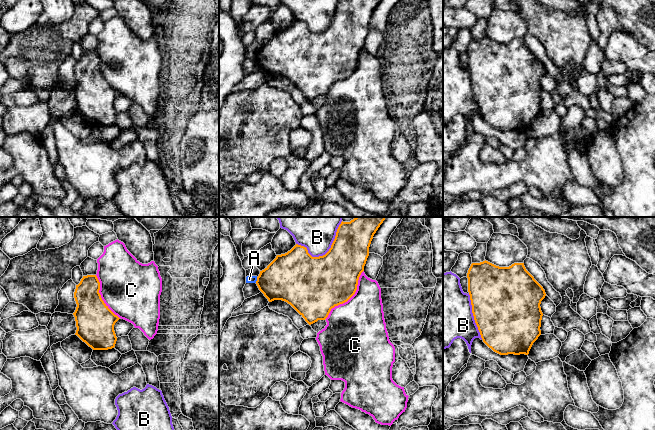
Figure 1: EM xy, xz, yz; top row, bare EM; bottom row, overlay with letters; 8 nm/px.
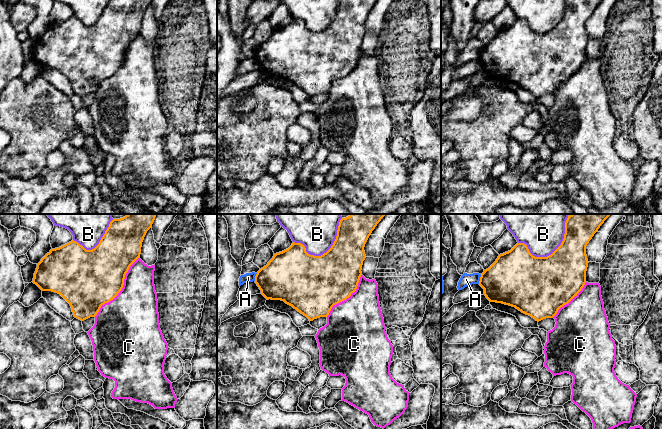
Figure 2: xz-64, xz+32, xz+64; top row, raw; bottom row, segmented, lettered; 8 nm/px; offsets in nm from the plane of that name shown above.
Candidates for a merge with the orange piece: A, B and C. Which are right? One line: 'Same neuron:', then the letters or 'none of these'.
Same neuron: none of these

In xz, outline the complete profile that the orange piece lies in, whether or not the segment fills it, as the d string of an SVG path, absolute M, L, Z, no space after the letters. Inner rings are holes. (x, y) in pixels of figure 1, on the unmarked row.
M340 0L331 24L319 33L312 33L306 23L296 20L260 47L256 57L259 66L269 78L282 76L290 80L309 101L325 96L332 84L347 78L355 70L371 17L380 1Z

